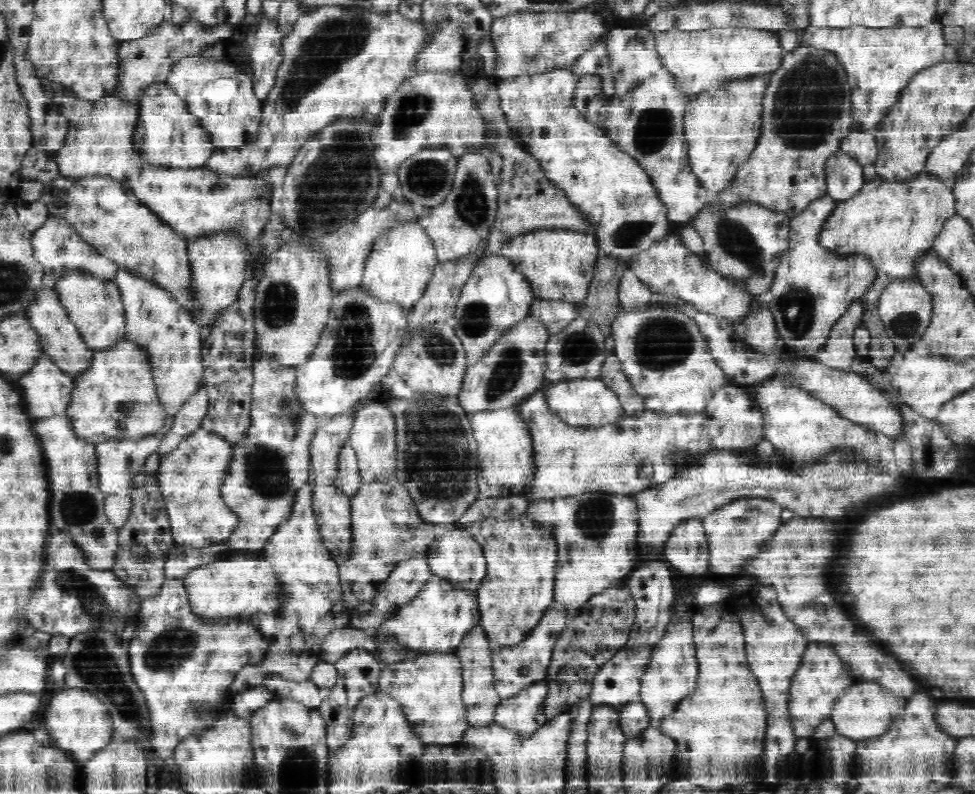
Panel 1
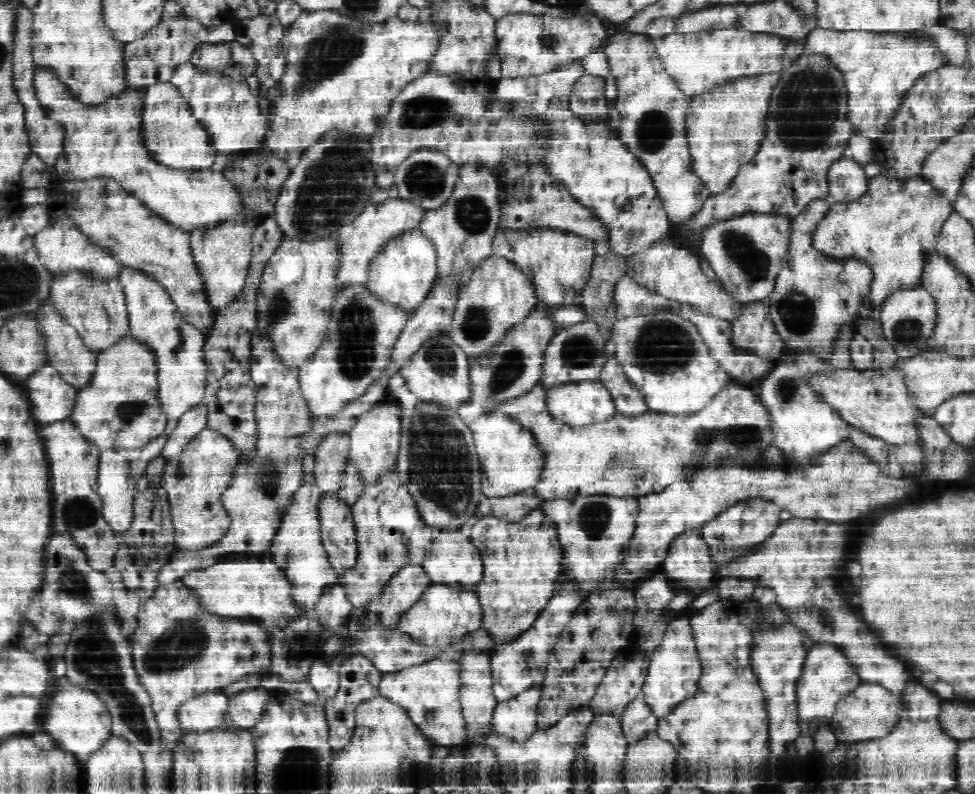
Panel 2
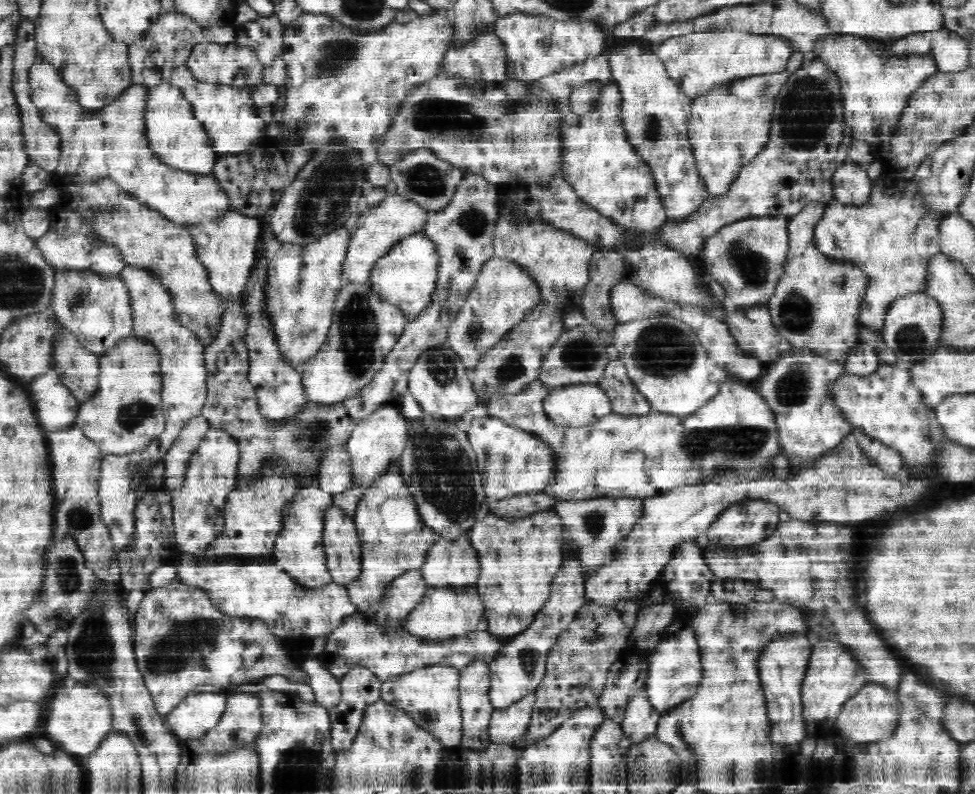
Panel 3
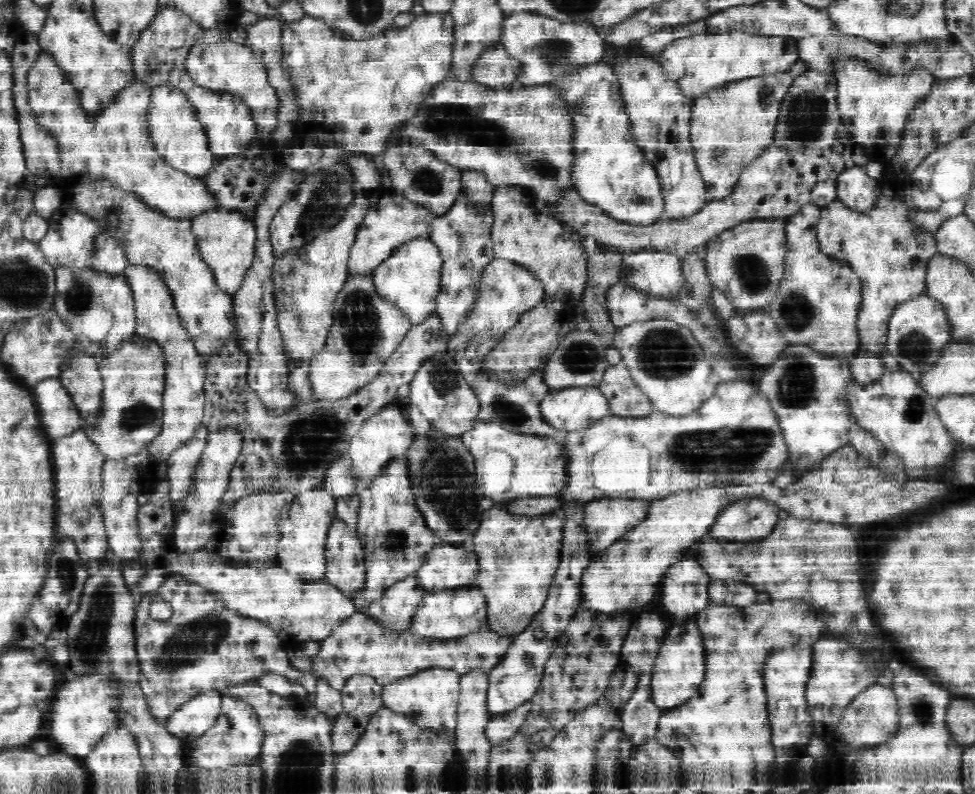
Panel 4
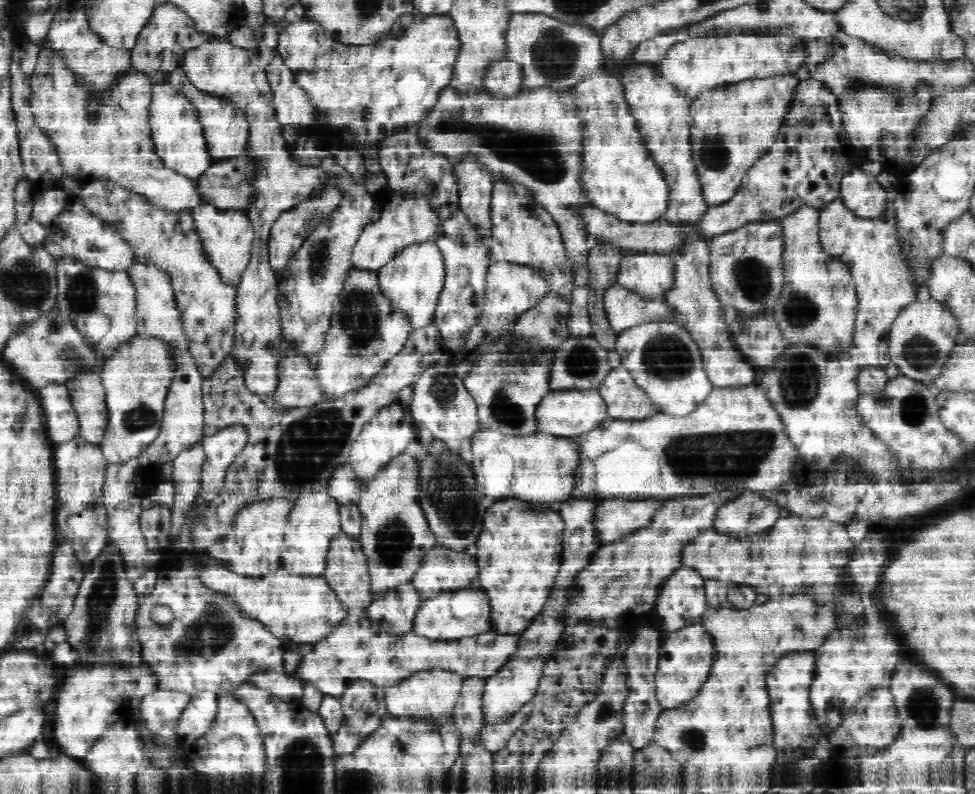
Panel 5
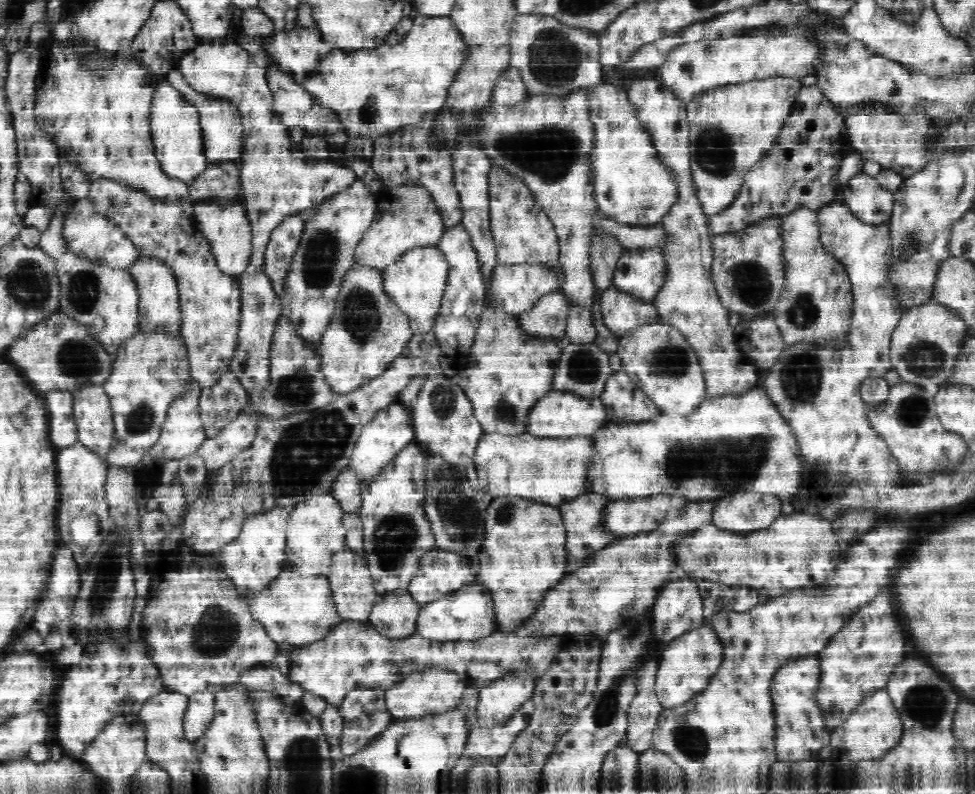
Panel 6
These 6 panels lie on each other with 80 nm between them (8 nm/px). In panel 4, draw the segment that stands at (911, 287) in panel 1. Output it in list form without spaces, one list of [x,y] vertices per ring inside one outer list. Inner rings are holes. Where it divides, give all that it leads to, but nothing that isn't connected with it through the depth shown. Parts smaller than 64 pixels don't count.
[[[928,294],[918,295],[898,303],[888,319],[885,346],[898,362],[900,369],[913,374],[920,380],[919,374],[932,367],[940,357],[942,349],[950,342],[949,322],[944,307]]]

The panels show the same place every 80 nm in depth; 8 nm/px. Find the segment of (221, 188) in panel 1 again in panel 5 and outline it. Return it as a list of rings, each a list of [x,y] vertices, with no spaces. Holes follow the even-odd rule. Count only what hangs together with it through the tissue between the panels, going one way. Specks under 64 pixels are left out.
[[[42,48],[37,58],[34,72],[30,75],[31,111],[34,113],[36,126],[46,130],[58,150],[58,157],[63,174],[70,178],[78,178],[80,186],[95,180],[108,180],[124,186],[126,190],[143,196],[152,206],[160,206],[170,212],[193,212],[204,205],[200,195],[199,184],[195,179],[166,168],[162,158],[155,152],[155,144],[151,139],[149,127],[149,106],[151,105],[153,84],[139,71],[128,72],[120,84],[110,92],[104,92],[102,106],[91,112],[87,109],[89,92],[77,83],[77,78],[65,67],[65,62],[52,49]]]

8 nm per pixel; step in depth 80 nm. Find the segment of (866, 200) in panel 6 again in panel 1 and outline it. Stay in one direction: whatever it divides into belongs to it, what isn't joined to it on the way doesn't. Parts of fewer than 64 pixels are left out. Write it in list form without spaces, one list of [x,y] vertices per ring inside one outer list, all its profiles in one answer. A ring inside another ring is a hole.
[[[838,149],[825,162],[827,196],[843,201],[852,198],[864,186],[863,166],[842,149]]]

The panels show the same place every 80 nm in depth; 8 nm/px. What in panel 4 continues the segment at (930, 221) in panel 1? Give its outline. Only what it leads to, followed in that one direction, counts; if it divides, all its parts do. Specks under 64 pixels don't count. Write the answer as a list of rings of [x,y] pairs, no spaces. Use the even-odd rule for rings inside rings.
[[[898,180],[891,185],[879,182],[877,201],[869,211],[860,212],[836,200],[822,208],[820,220],[818,220],[815,228],[820,252],[852,265],[852,269],[862,279],[862,304],[860,304],[857,316],[860,344],[864,349],[870,349],[875,356],[880,358],[886,350],[885,338],[887,336],[888,319],[893,308],[902,301],[926,294],[928,264],[930,259],[939,253],[934,231],[922,229],[920,225],[914,225],[914,221],[910,219],[912,213],[910,213],[908,203],[904,201],[905,195],[904,181]]]

